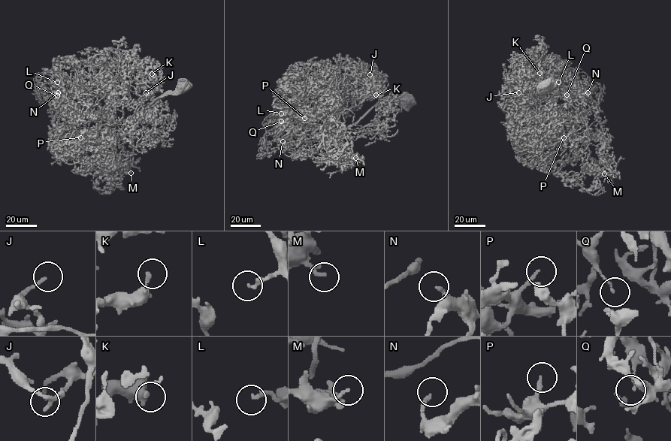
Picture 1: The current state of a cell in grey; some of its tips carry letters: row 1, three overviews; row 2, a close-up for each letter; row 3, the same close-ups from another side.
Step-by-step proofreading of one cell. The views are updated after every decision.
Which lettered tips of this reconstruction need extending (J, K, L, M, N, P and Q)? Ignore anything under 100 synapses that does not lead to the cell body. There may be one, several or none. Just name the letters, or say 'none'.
none

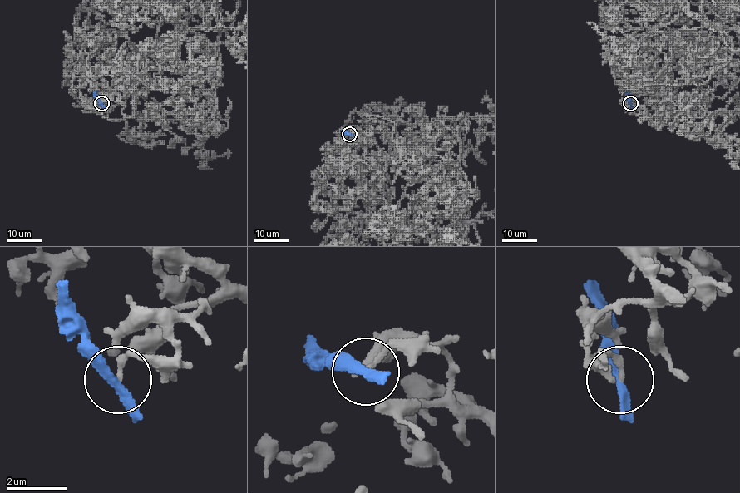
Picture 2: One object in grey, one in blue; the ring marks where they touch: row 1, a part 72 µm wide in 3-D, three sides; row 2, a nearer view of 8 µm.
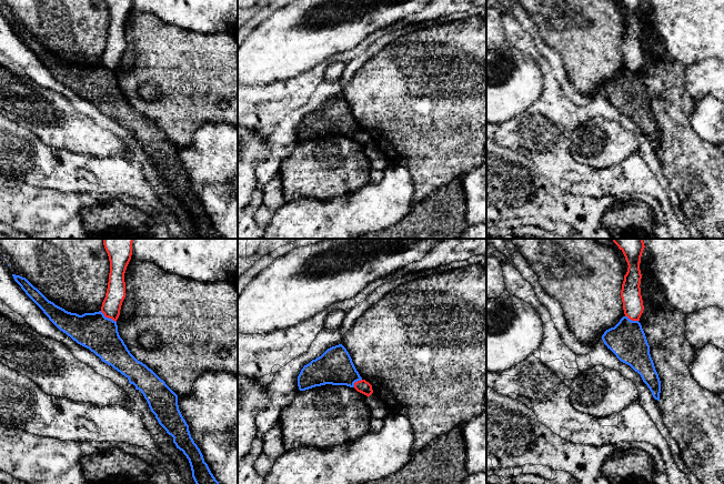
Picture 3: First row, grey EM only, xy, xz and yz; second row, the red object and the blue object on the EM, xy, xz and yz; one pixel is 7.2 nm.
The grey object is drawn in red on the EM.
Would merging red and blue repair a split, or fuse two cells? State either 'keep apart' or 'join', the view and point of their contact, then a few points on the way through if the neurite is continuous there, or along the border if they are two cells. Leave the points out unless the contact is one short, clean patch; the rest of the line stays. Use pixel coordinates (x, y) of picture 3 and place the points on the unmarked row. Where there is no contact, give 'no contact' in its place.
keep apart; contact xy (108, 68); border xy (100, 62), (116, 73)

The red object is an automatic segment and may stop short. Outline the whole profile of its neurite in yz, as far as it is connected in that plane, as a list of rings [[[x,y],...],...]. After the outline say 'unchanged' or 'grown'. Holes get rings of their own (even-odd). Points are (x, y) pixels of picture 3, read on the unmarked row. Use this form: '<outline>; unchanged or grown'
[[[644,0],[620,1],[623,3],[629,17],[621,41],[624,65],[632,72],[640,72],[644,61],[640,39],[642,30],[640,14]]]; unchanged

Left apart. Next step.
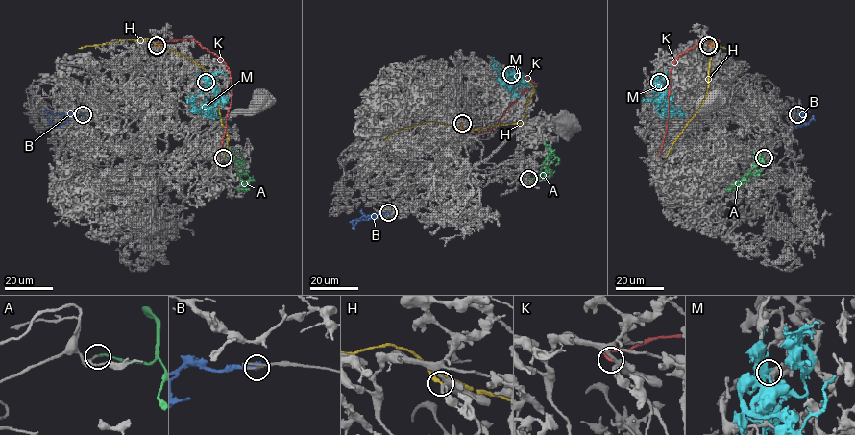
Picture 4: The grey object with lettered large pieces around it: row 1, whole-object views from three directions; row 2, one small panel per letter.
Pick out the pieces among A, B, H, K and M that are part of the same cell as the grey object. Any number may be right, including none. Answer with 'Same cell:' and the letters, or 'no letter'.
Same cell: A

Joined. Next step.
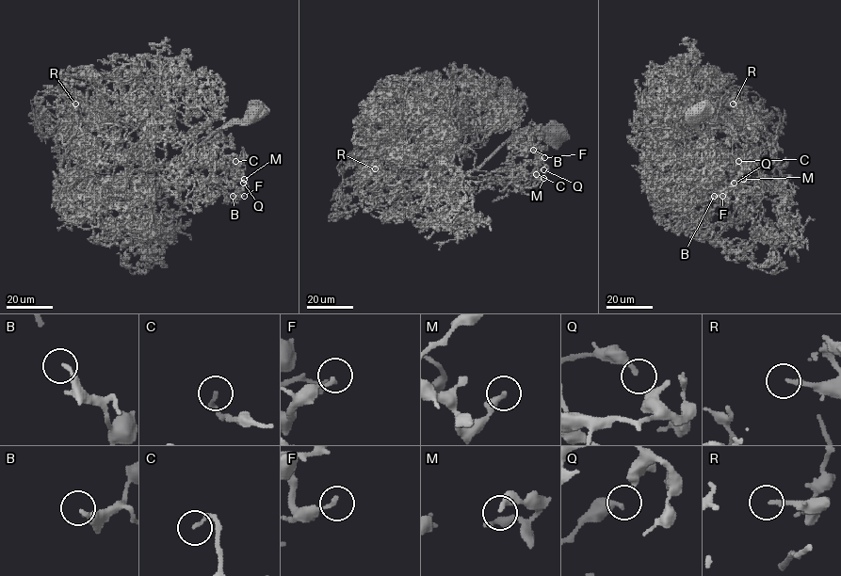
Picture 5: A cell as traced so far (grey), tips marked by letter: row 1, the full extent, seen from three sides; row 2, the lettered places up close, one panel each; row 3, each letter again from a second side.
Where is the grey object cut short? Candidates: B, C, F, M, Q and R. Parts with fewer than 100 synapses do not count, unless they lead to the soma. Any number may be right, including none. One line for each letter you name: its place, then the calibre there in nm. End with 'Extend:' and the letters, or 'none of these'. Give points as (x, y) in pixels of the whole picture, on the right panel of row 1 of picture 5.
R: at (733, 104); 190 nm thick
Extend: R

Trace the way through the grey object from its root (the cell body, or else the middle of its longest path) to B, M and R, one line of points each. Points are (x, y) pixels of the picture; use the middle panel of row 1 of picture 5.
B: (556, 132), (519, 132), (456, 179), (437, 168), (467, 147), (476, 170), (522, 186), (543, 162), (533, 150)
M: (556, 132), (519, 132), (456, 179), (437, 164), (467, 147), (476, 170), (520, 186), (533, 172), (543, 178)
R: (556, 132), (519, 132), (400, 197), (382, 194), (384, 158), (375, 168)

